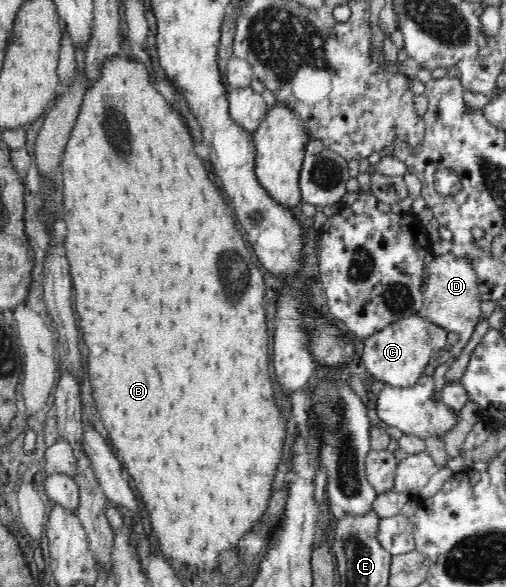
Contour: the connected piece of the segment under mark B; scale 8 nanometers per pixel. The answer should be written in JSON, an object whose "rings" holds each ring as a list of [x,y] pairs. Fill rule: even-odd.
{"rings":[[[113,55],[109,57],[103,65],[101,65],[101,77],[91,85],[86,87],[84,101],[81,105],[81,110],[75,125],[69,134],[69,139],[62,155],[61,166],[61,187],[63,190],[63,208],[65,208],[65,217],[63,220],[67,223],[67,235],[65,236],[66,241],[64,244],[65,252],[67,257],[71,261],[71,277],[73,277],[73,287],[77,289],[75,291],[75,305],[77,305],[77,313],[79,313],[79,319],[81,319],[81,331],[83,331],[83,337],[85,337],[85,345],[89,349],[89,381],[91,381],[91,389],[93,389],[93,399],[97,403],[97,411],[101,415],[101,421],[105,425],[105,429],[109,431],[109,439],[115,447],[115,453],[117,453],[117,459],[125,465],[127,473],[133,477],[133,483],[139,491],[139,497],[141,501],[145,503],[145,509],[149,513],[149,519],[151,519],[152,532],[159,537],[156,541],[159,541],[159,547],[165,555],[165,559],[175,559],[177,563],[181,565],[187,565],[187,567],[197,567],[197,569],[203,569],[203,571],[219,571],[219,553],[225,553],[225,551],[235,551],[239,549],[239,541],[243,539],[243,536],[247,531],[251,532],[253,527],[257,525],[259,520],[263,517],[263,513],[267,513],[267,505],[271,501],[271,491],[273,491],[273,479],[275,479],[275,471],[277,467],[283,462],[283,453],[285,453],[285,437],[287,437],[287,421],[283,419],[281,411],[279,411],[279,405],[277,405],[277,397],[275,397],[275,389],[273,389],[273,379],[269,375],[269,365],[271,365],[271,355],[269,355],[269,335],[267,335],[267,317],[265,317],[265,309],[263,309],[263,303],[265,303],[265,281],[263,280],[263,274],[257,267],[257,259],[253,257],[251,259],[251,251],[247,249],[243,237],[239,235],[239,231],[235,229],[235,219],[233,219],[233,211],[227,207],[227,203],[223,201],[223,197],[219,195],[219,189],[209,181],[207,177],[207,171],[201,167],[203,161],[197,157],[197,155],[189,155],[193,153],[193,143],[191,143],[191,135],[183,129],[181,125],[182,121],[179,116],[167,106],[166,100],[163,95],[159,94],[155,89],[155,86],[151,84],[149,80],[149,71],[145,68],[145,65],[131,59],[126,55],[121,57],[119,55]],[[209,543],[211,547],[203,551],[201,545]]]}

